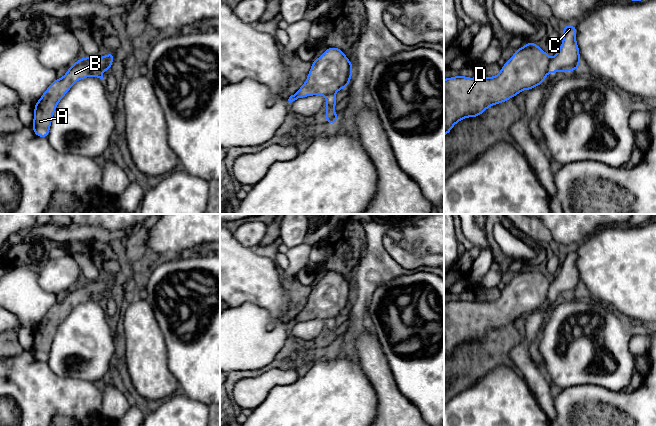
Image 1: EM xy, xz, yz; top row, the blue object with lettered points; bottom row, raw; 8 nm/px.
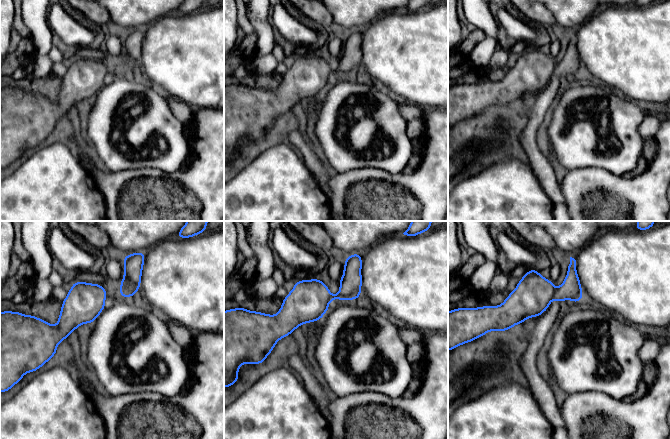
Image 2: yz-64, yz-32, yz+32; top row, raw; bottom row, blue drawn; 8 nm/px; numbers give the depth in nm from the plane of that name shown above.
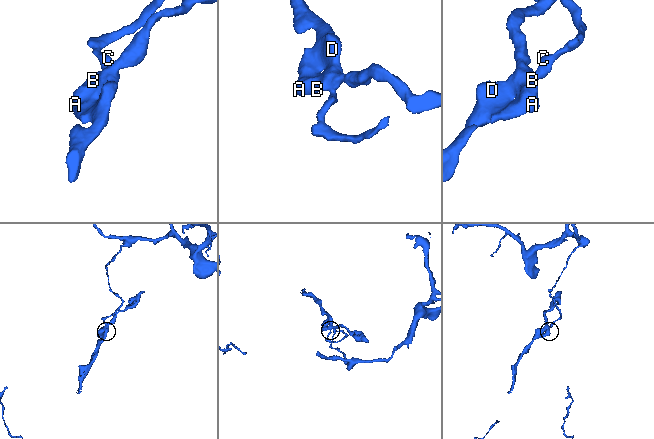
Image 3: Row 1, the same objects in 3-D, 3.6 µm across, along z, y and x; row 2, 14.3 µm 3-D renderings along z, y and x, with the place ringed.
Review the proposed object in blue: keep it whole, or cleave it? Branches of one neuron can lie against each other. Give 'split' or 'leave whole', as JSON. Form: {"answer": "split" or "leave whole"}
{"answer": "split"}

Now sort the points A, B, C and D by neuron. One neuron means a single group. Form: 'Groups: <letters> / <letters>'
Groups: A B D / C

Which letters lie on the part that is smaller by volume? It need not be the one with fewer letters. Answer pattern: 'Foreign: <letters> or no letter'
Foreign: A, B, D

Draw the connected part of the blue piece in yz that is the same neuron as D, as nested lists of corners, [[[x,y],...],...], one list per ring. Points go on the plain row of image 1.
[[[528,265],[515,274],[496,300],[468,302],[457,299],[444,303],[444,360],[464,342],[477,341],[487,332],[542,308],[550,285],[544,274]]]

